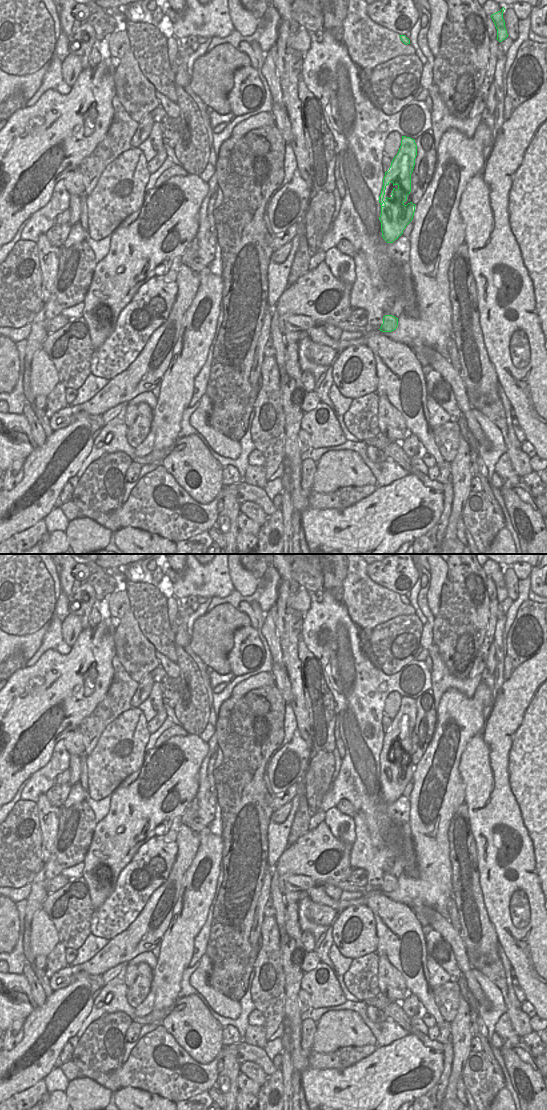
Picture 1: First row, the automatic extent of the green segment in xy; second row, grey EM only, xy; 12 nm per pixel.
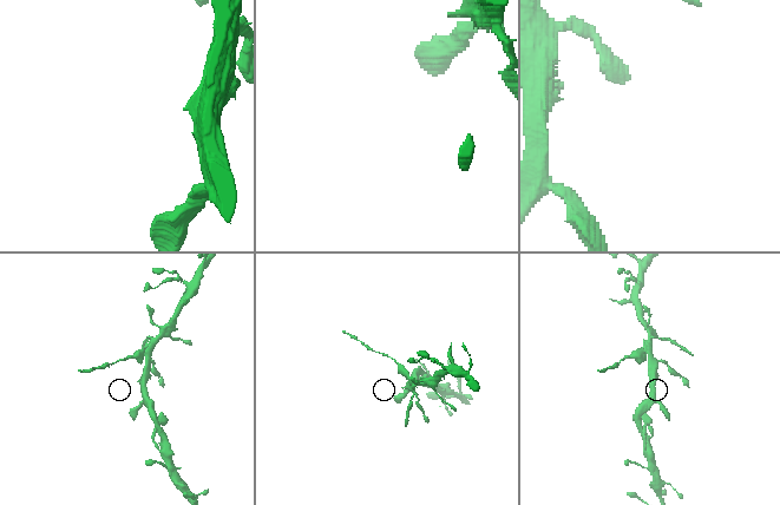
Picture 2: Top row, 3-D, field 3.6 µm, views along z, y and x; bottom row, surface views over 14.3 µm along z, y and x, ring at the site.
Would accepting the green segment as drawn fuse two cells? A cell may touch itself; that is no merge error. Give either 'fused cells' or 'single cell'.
single cell

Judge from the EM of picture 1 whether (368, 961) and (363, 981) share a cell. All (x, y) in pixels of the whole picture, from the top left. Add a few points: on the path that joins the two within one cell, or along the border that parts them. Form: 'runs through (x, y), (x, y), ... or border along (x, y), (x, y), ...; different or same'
runs through (366, 966), (363, 976); same

